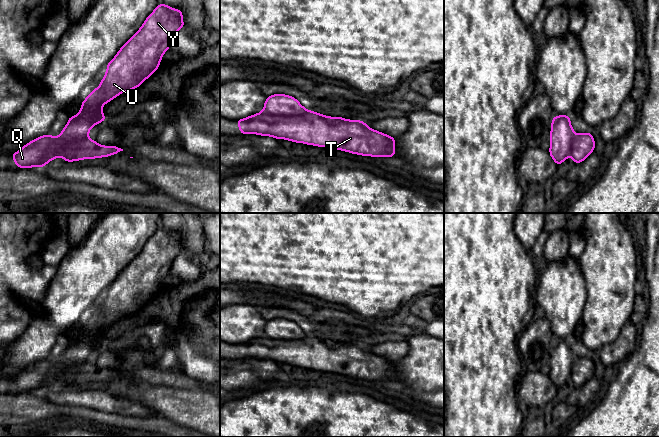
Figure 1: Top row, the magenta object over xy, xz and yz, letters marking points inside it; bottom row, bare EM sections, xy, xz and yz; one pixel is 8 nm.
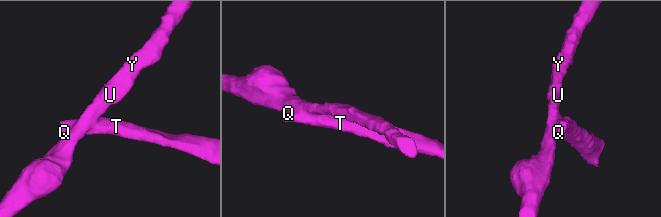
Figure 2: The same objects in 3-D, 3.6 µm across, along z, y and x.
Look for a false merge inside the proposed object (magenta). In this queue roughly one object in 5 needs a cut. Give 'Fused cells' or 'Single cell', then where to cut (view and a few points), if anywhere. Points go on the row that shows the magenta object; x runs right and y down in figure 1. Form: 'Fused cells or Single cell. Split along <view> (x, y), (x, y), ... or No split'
Fused cells. Split along xz (262, 111), (268, 114), (286, 116), (303, 115), (308, 111)

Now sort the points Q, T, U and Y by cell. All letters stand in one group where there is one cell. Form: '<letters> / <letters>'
Q T / U Y

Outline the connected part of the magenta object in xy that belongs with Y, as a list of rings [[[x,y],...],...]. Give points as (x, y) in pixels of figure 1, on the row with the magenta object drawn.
[[[159,4],[107,64],[99,87],[82,101],[80,112],[68,118],[68,124],[56,138],[74,144],[87,138],[94,125],[105,121],[102,106],[122,92],[138,88],[160,66],[174,34],[184,28],[182,17],[181,10]]]

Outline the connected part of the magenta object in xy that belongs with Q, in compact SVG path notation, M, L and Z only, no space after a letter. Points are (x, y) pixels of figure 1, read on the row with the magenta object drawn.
M50 134L36 138L24 145L18 152L12 154L16 167L31 168L44 167L46 164L62 157L66 162L108 157L123 151L118 146L103 146L88 137L76 141L74 144L65 144Z

